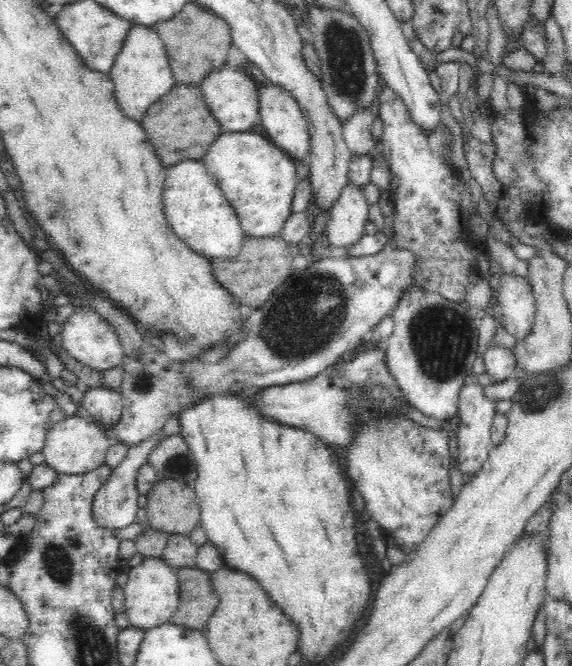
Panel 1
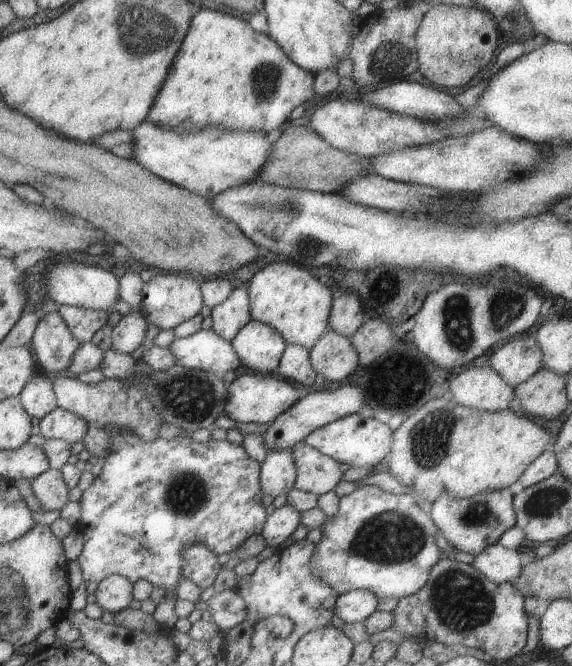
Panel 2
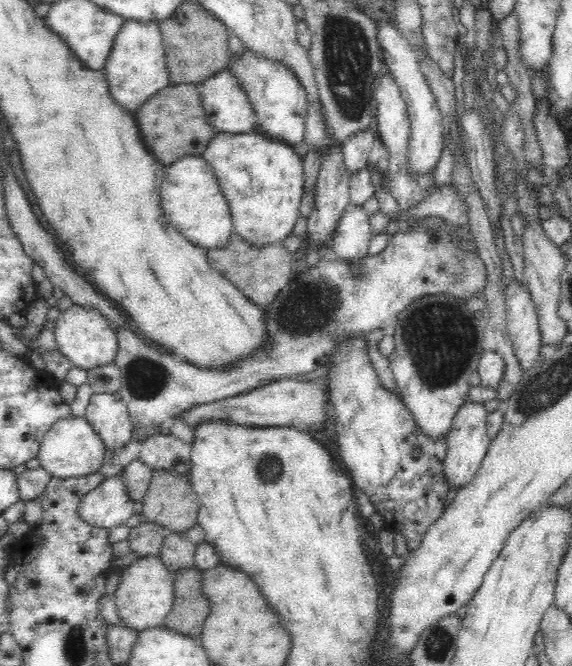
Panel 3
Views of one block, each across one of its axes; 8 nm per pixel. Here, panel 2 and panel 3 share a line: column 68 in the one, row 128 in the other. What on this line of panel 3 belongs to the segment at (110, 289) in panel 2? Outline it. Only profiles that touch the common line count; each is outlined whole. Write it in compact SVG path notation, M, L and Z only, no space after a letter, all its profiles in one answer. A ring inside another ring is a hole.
M248 49L234 64L234 75L240 81L255 110L256 126L260 126L273 140L294 145L302 143L305 137L305 118L307 112L304 87L296 79L294 71L282 63L264 59Z

